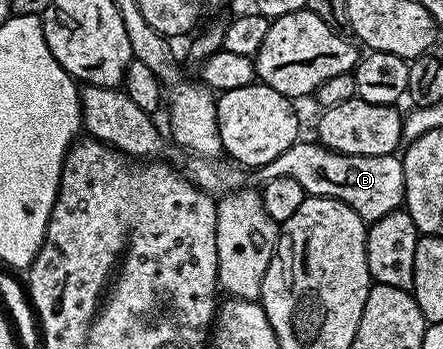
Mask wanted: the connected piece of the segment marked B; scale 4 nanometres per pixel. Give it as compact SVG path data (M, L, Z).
M297 141L264 166L257 168L257 182L270 178L297 179L307 196L336 198L350 207L366 223L390 215L404 205L406 175L403 160L396 153L390 155L346 155L326 148L318 141Z

